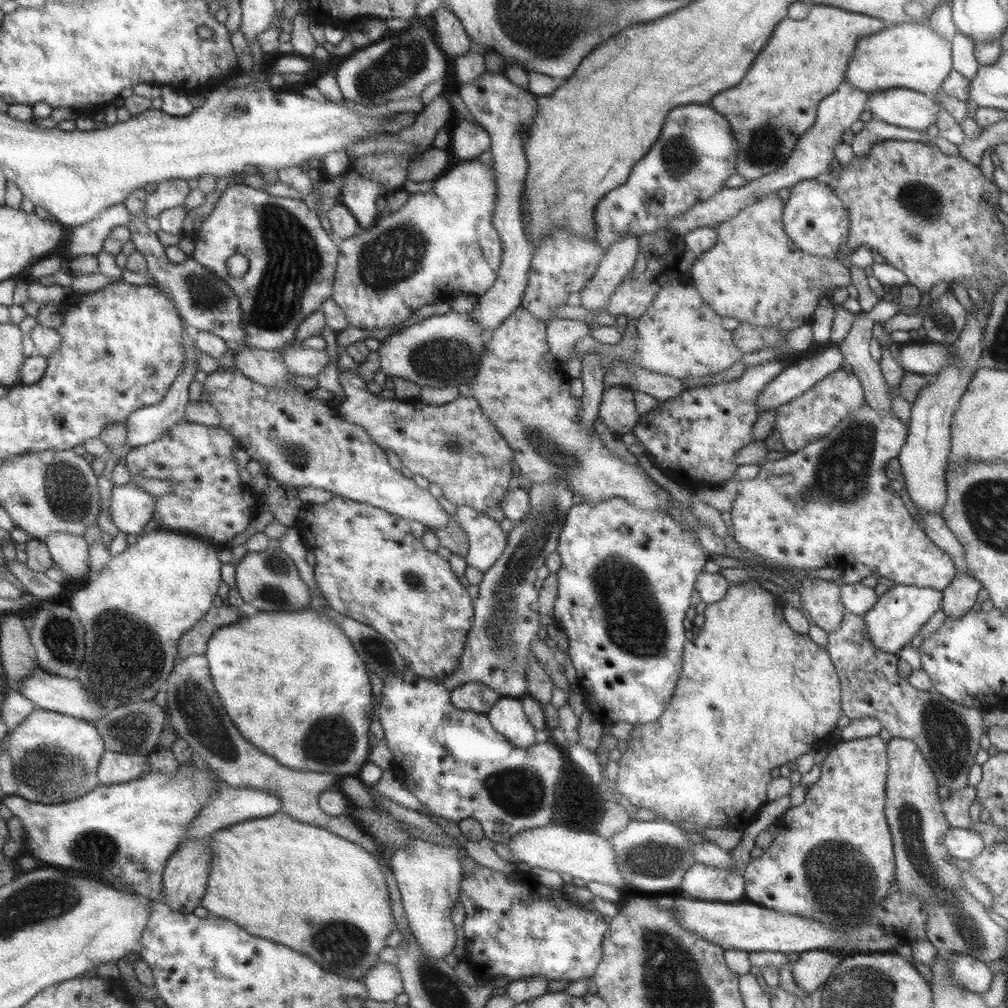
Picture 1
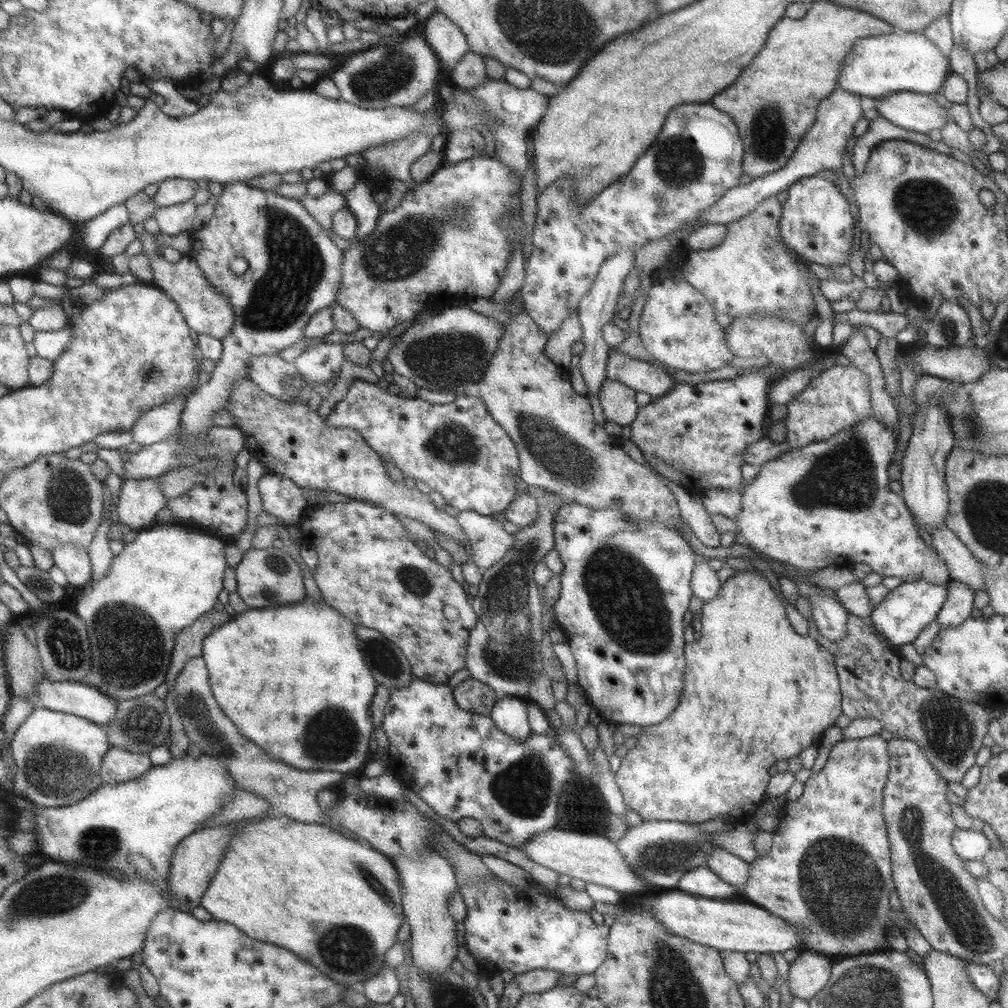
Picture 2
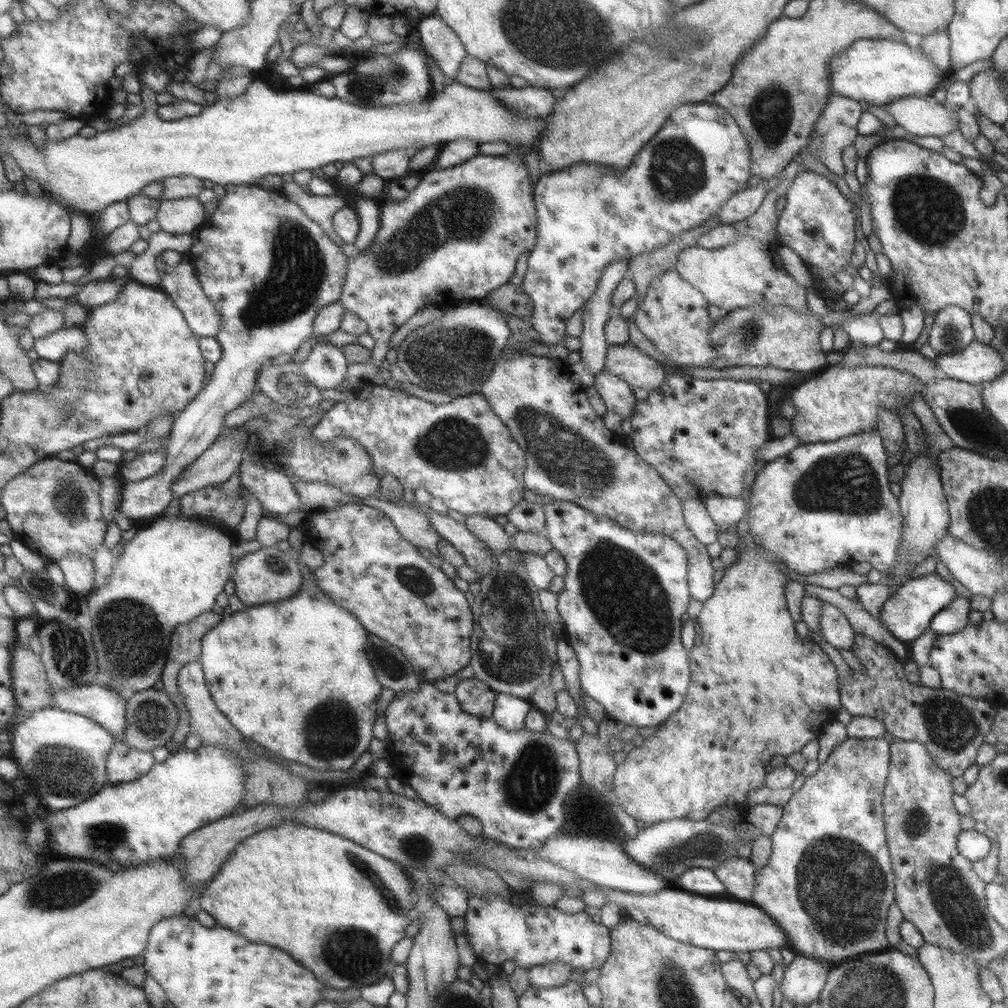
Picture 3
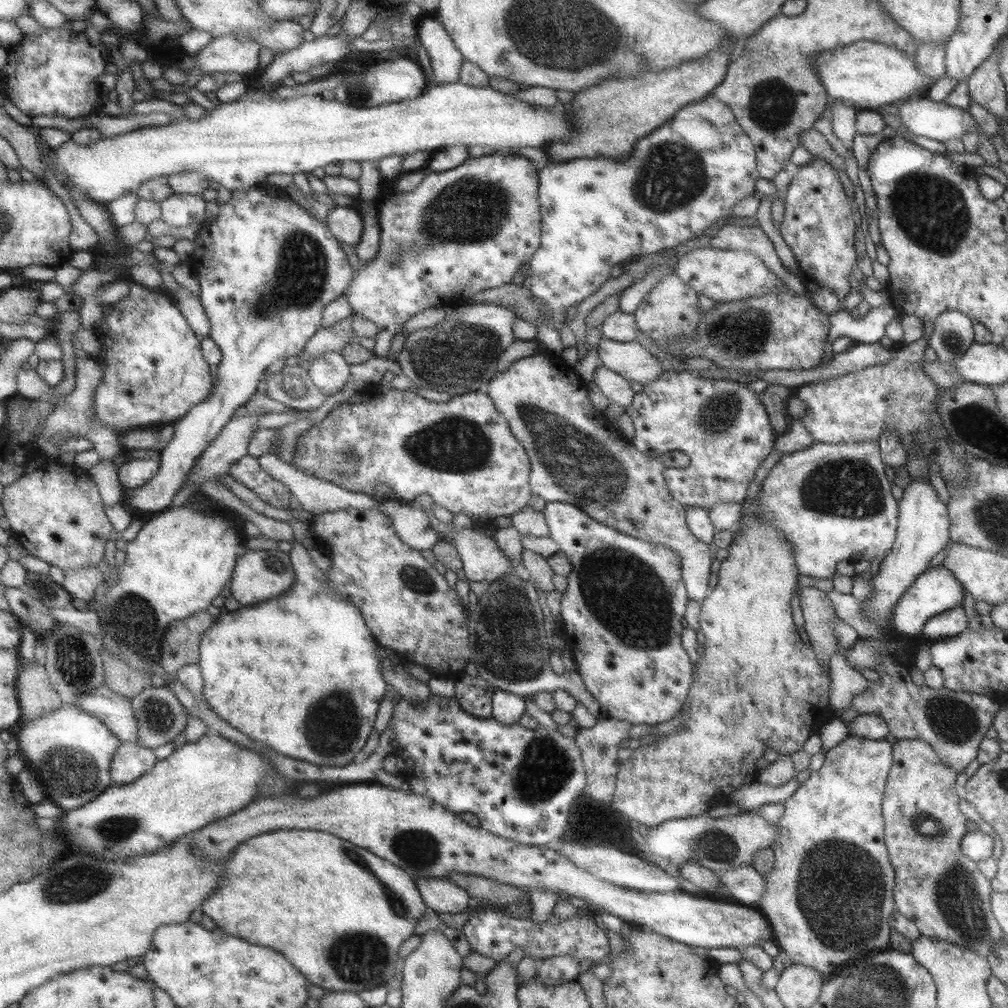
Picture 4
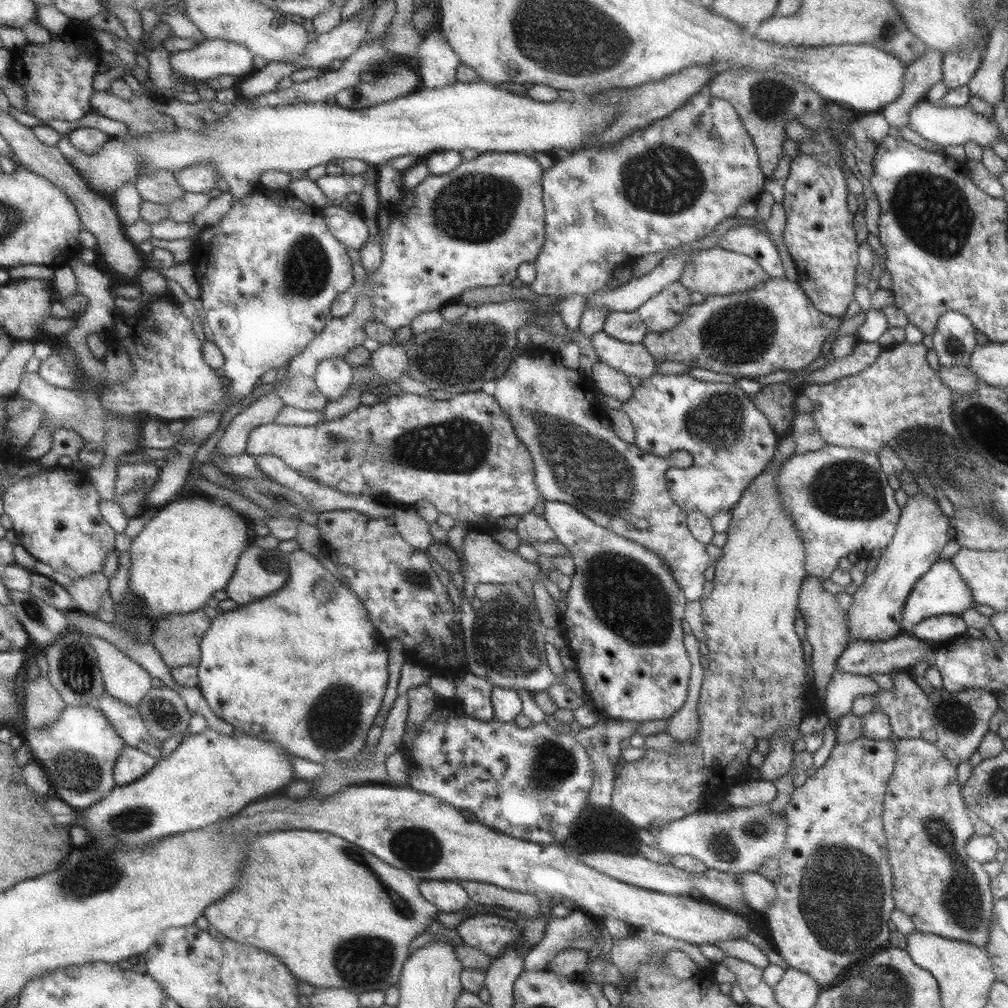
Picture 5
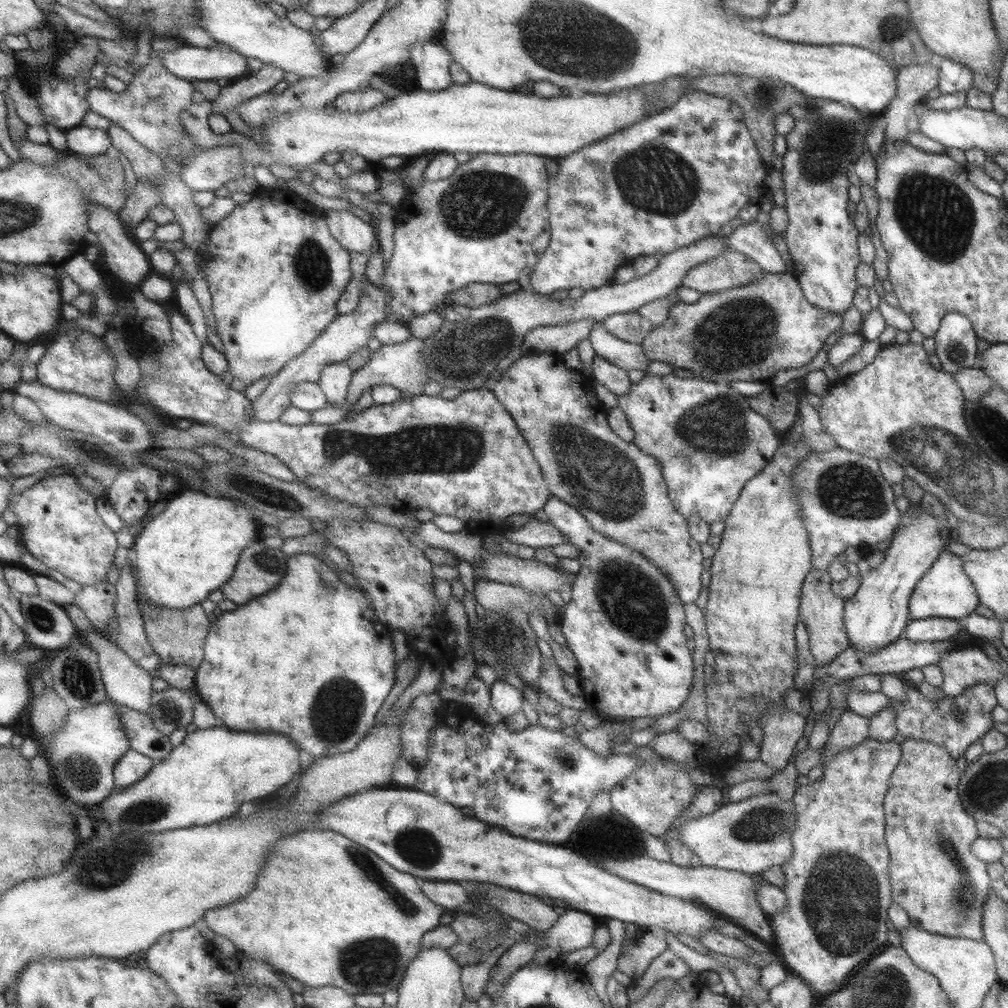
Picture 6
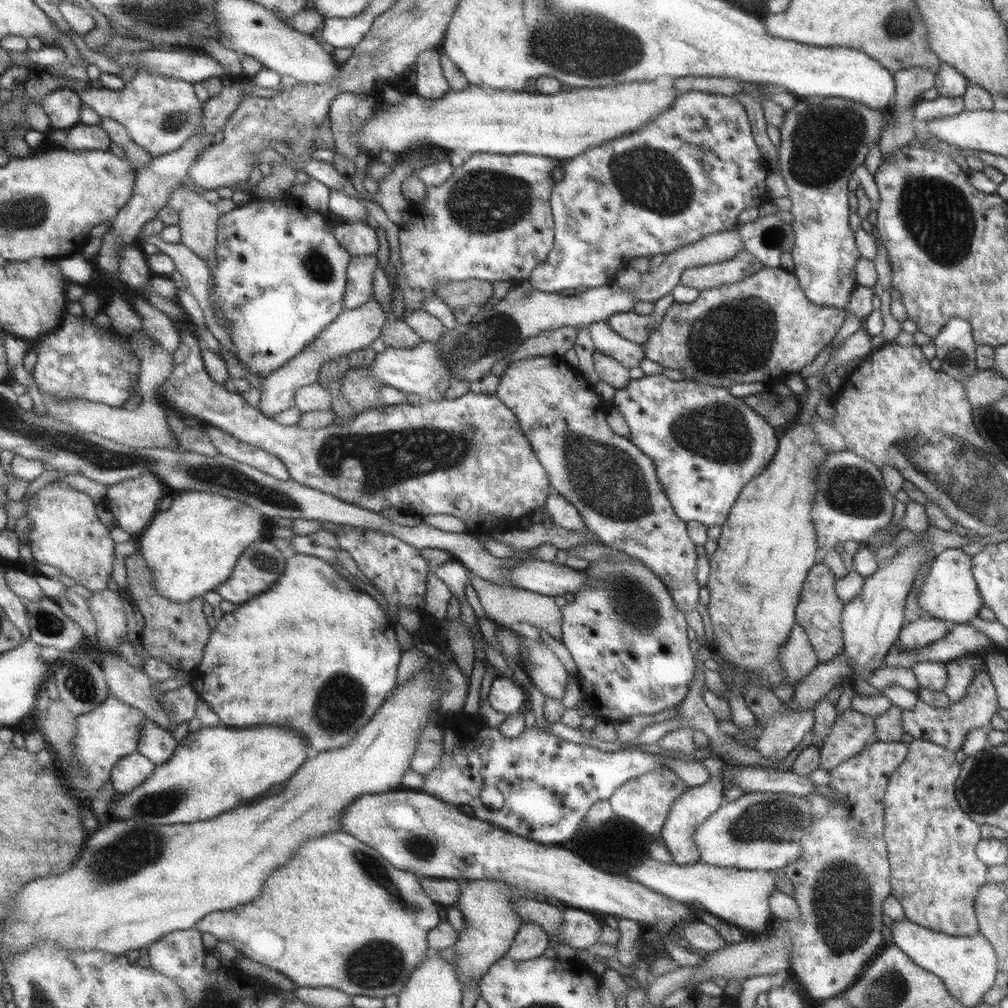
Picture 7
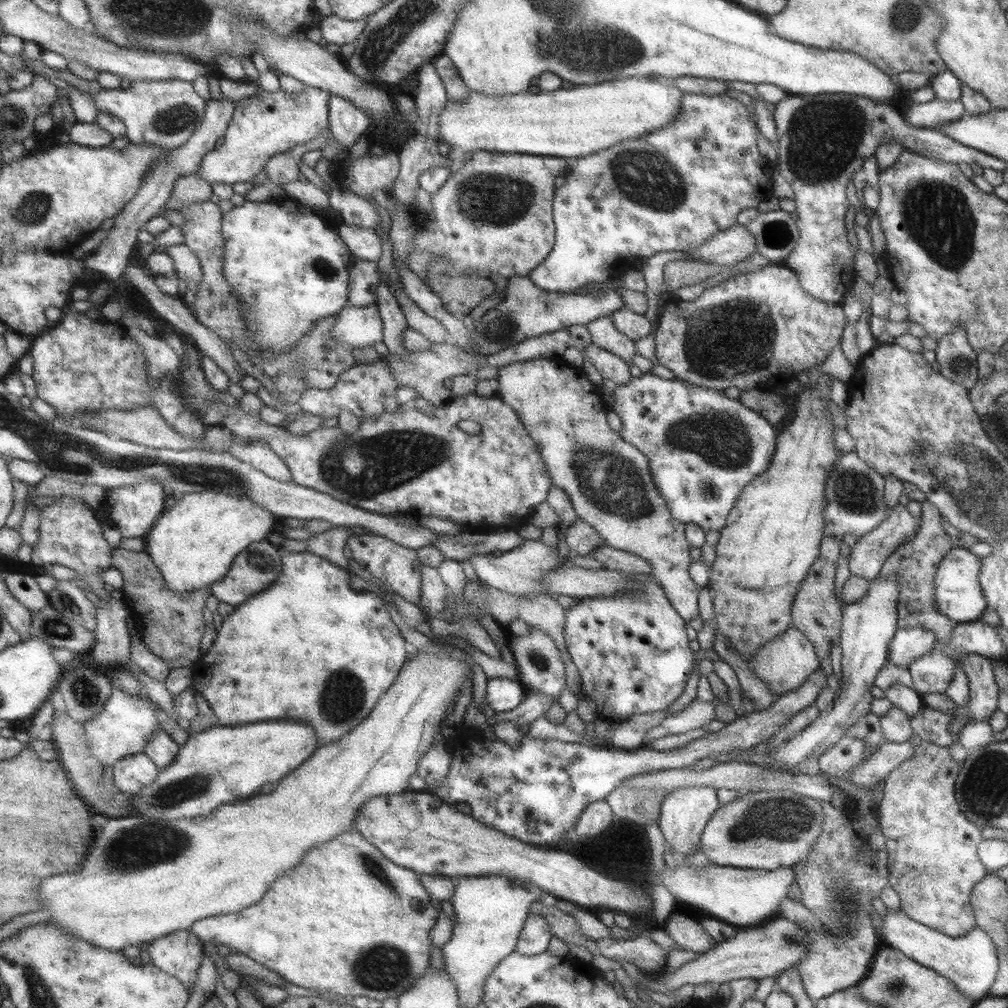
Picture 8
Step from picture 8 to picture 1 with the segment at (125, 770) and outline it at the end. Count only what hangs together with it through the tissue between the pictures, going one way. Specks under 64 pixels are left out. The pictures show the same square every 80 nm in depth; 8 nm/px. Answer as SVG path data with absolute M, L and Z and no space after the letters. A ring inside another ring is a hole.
M107 751L100 769L101 782L107 785L127 783L145 776L147 755Z

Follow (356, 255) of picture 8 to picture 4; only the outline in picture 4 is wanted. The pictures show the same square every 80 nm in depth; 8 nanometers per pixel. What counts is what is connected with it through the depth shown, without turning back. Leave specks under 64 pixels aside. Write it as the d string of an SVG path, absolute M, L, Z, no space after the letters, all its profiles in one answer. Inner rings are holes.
M339 206L332 208L325 222L341 243L356 246L360 242L365 224L358 209Z

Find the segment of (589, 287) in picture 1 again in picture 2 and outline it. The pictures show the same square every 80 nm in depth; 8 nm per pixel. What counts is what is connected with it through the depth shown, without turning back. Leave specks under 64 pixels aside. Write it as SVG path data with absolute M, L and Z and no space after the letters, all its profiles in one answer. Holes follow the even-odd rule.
M621 248L614 256L604 261L600 267L599 273L595 278L592 288L582 297L578 305L577 312L583 328L582 342L584 350L580 356L580 370L583 374L583 379L587 384L588 390L599 393L603 380L607 377L606 367L609 357L610 347L604 342L603 326L606 326L617 314L617 300L619 295L624 291L625 278L630 274L630 271L635 268L635 251Z

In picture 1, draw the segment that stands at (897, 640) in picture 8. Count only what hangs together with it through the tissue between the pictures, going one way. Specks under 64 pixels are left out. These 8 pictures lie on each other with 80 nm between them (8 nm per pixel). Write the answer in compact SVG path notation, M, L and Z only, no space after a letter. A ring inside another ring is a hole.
M957 575L951 584L942 590L941 606L946 618L954 621L970 613L982 588L982 584L974 576Z

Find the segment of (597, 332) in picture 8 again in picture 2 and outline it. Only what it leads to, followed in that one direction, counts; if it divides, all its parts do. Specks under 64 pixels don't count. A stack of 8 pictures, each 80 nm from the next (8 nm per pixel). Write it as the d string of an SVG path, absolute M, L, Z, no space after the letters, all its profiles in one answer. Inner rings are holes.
M609 352L606 372L608 378L656 398L665 395L675 385L674 379L660 365L622 352Z

